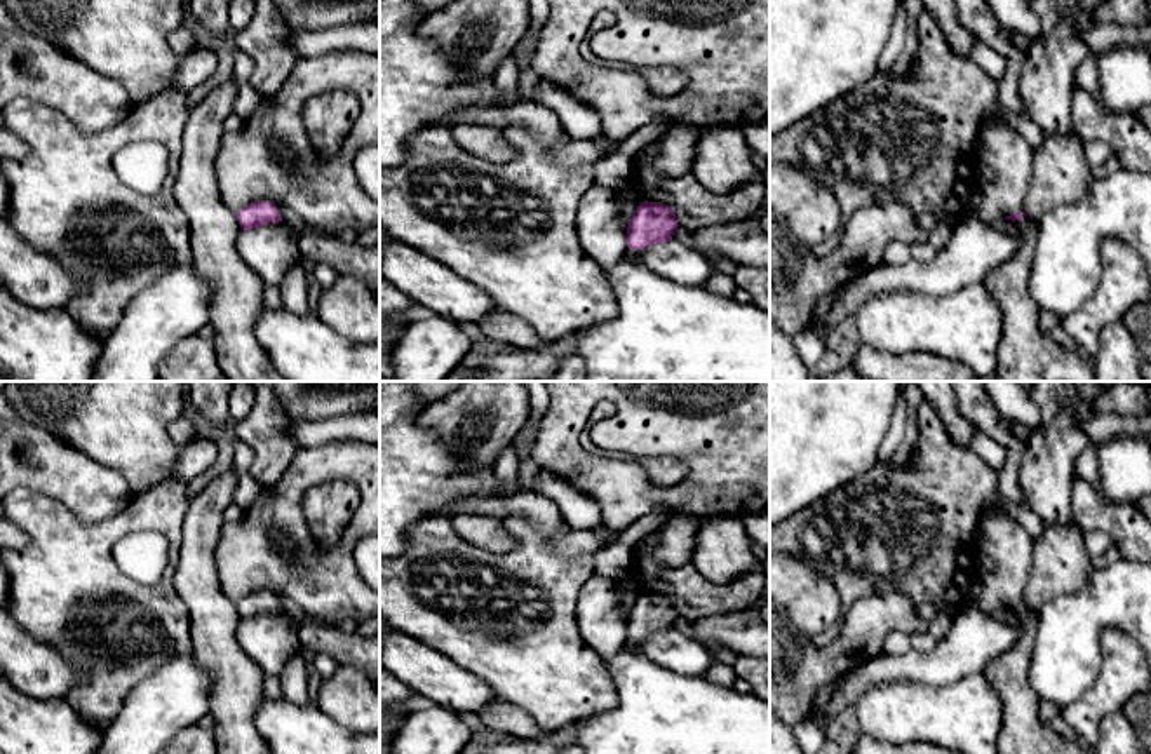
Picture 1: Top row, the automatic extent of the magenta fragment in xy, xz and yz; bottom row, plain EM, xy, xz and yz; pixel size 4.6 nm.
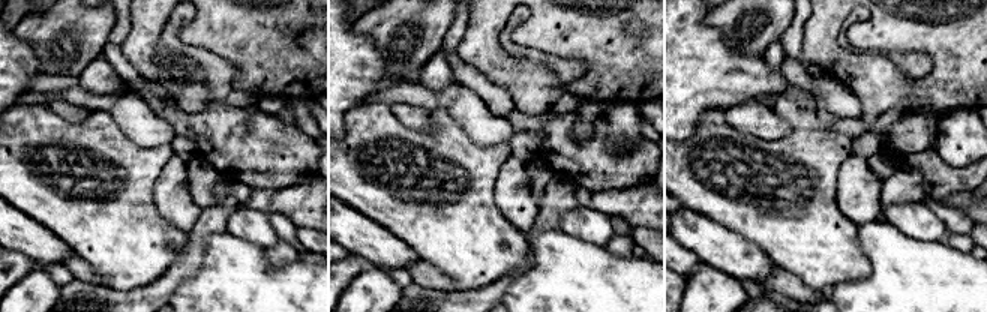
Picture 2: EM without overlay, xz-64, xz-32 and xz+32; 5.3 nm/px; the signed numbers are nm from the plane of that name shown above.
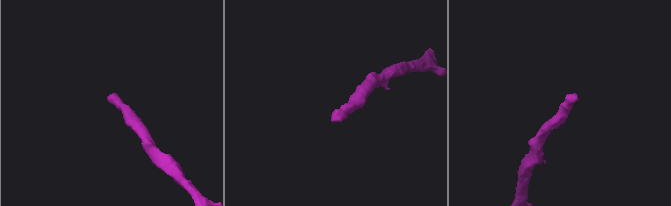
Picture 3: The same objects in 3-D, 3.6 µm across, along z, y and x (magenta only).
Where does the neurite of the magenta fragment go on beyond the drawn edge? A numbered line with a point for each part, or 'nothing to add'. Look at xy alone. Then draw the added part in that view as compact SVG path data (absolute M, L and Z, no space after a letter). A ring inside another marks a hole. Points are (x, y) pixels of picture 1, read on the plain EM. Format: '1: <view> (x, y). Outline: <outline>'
nothing to add

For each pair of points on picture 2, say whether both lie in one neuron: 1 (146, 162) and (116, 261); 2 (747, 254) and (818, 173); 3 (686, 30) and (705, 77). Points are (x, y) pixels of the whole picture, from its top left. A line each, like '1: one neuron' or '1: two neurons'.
1: one neuron
2: two neurons
3: one neuron

